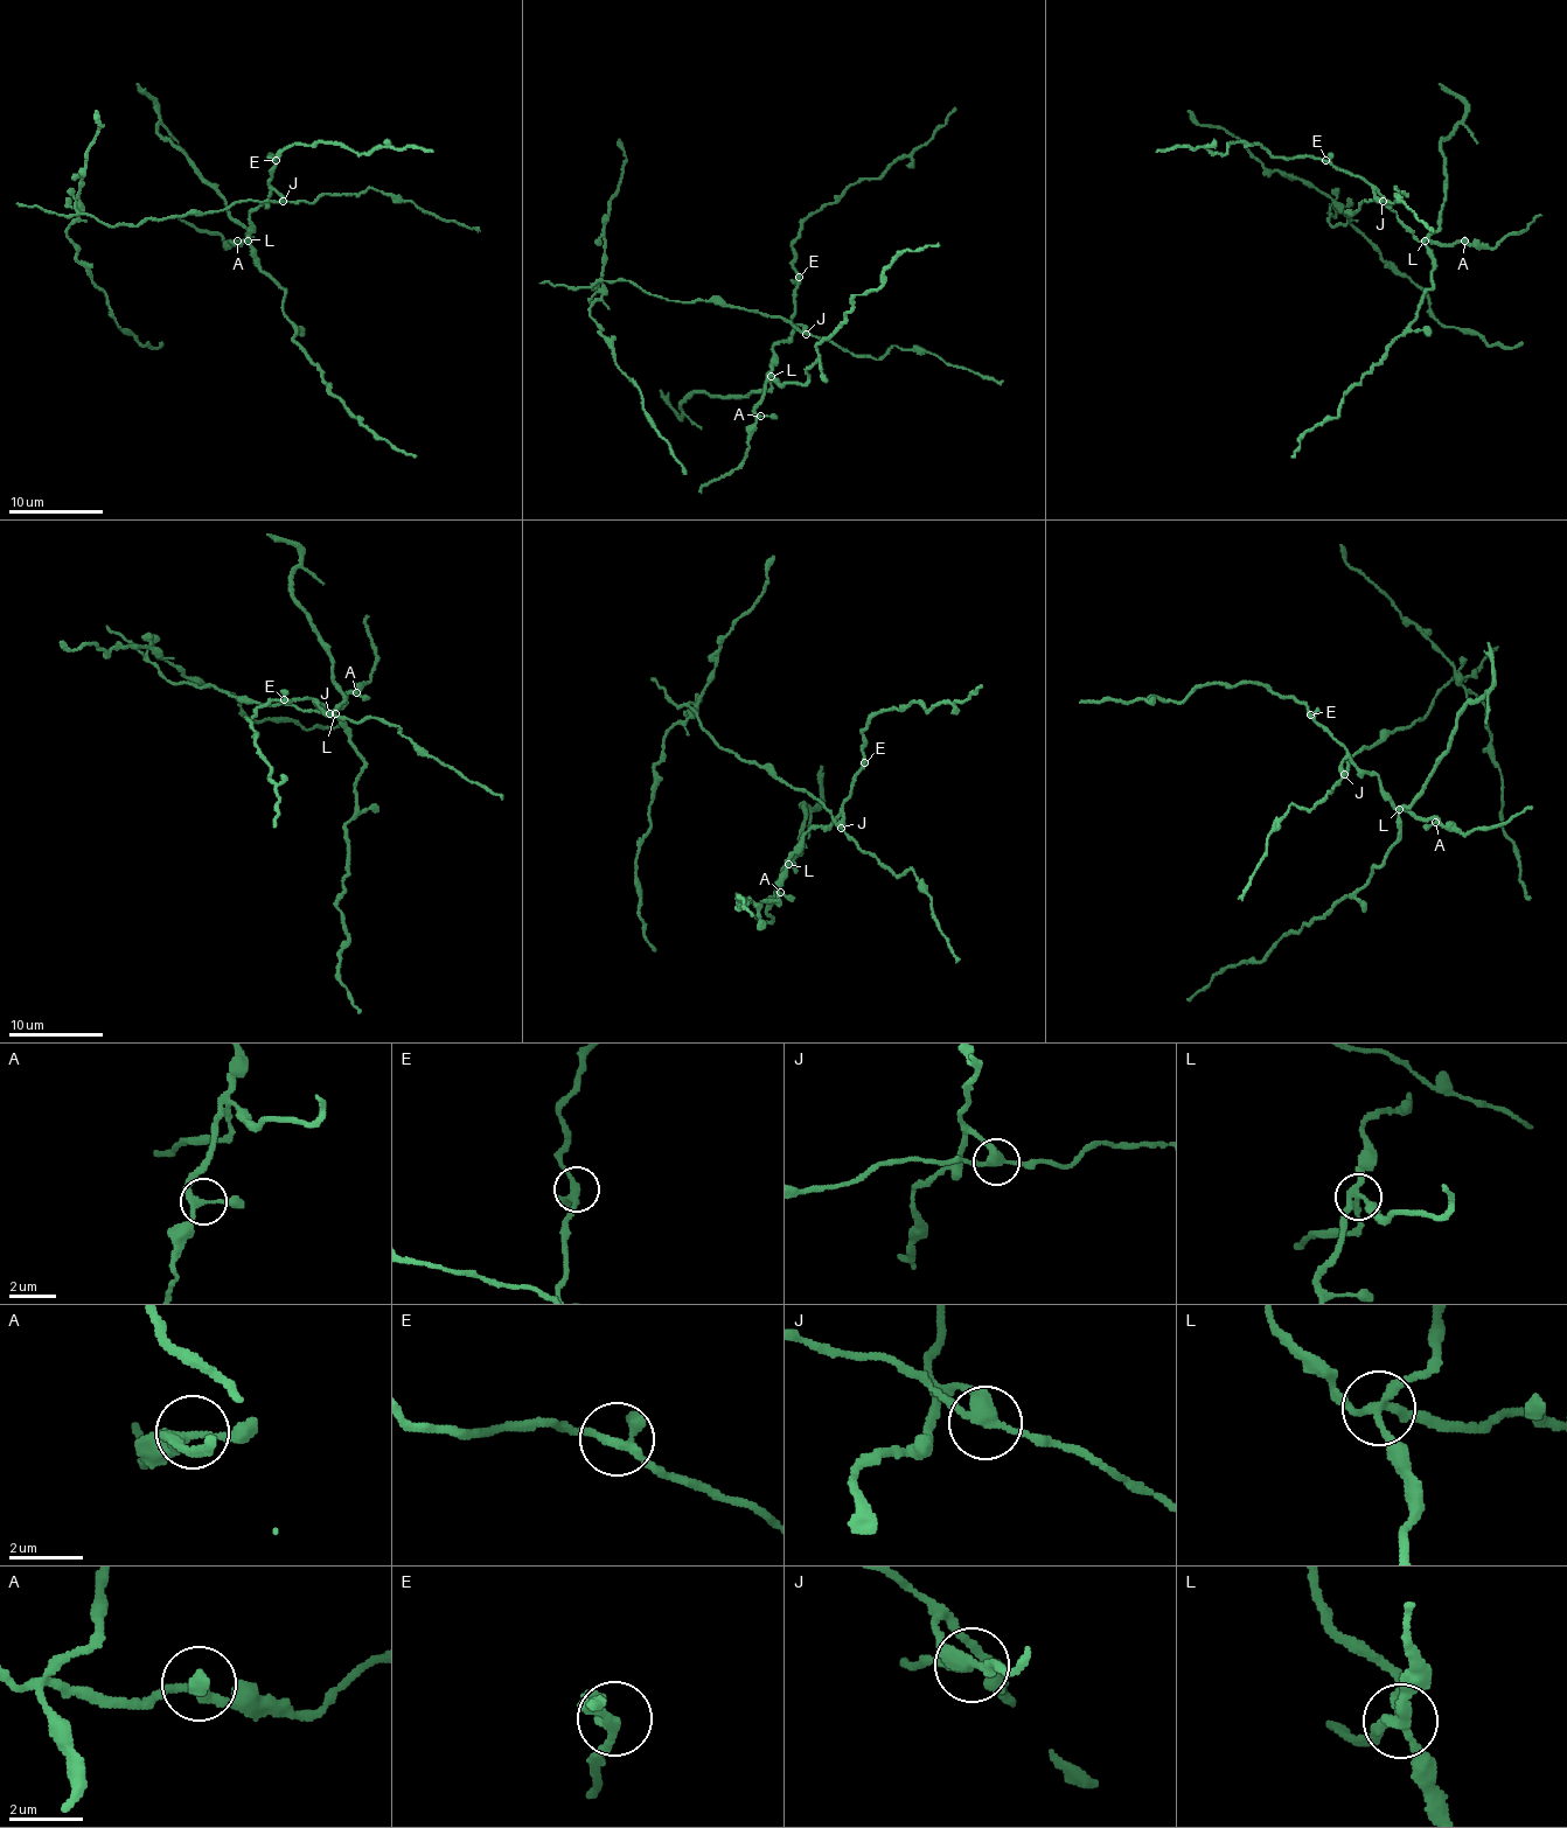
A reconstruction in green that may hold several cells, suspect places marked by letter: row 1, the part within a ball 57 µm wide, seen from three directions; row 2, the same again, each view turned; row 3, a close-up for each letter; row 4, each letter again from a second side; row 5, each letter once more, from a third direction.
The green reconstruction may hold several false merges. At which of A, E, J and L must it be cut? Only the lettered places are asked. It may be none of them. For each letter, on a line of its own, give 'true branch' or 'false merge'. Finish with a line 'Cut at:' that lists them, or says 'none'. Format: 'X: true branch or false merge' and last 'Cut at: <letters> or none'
A: true branch
E: true branch
J: false merge
L: false merge
Cut at: J, L

